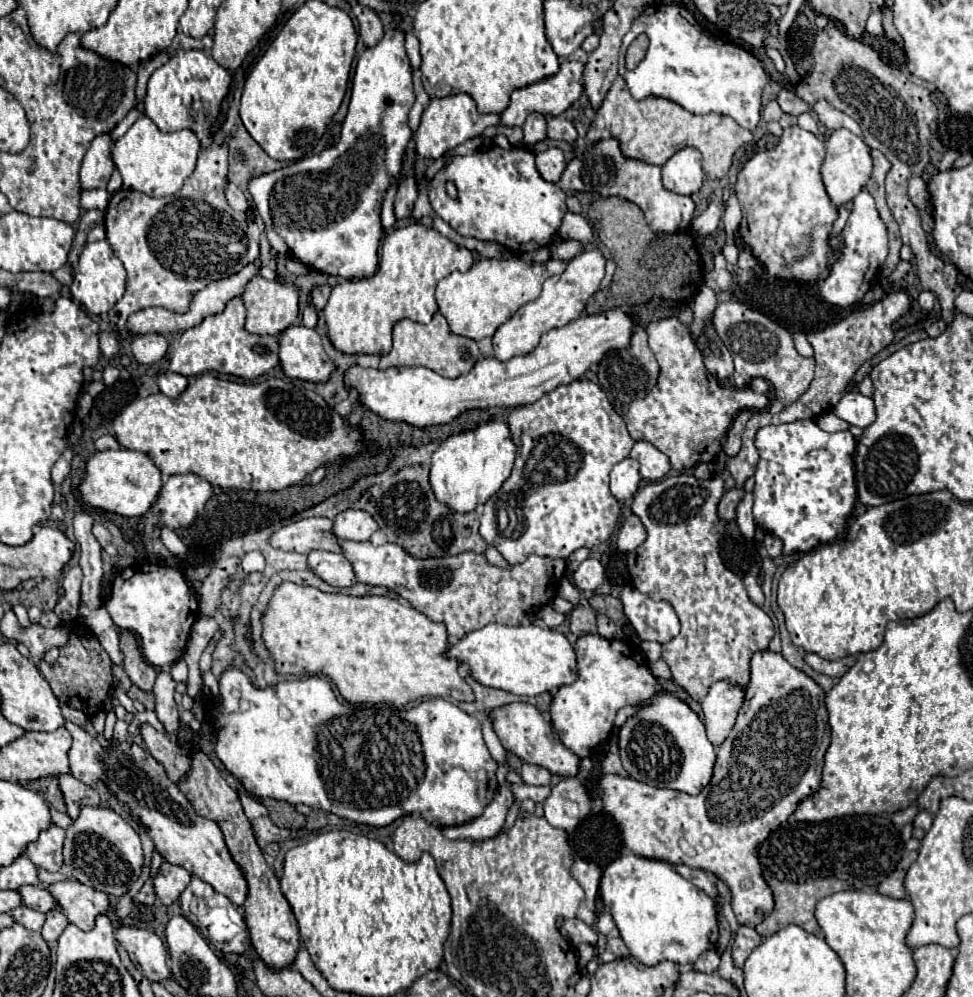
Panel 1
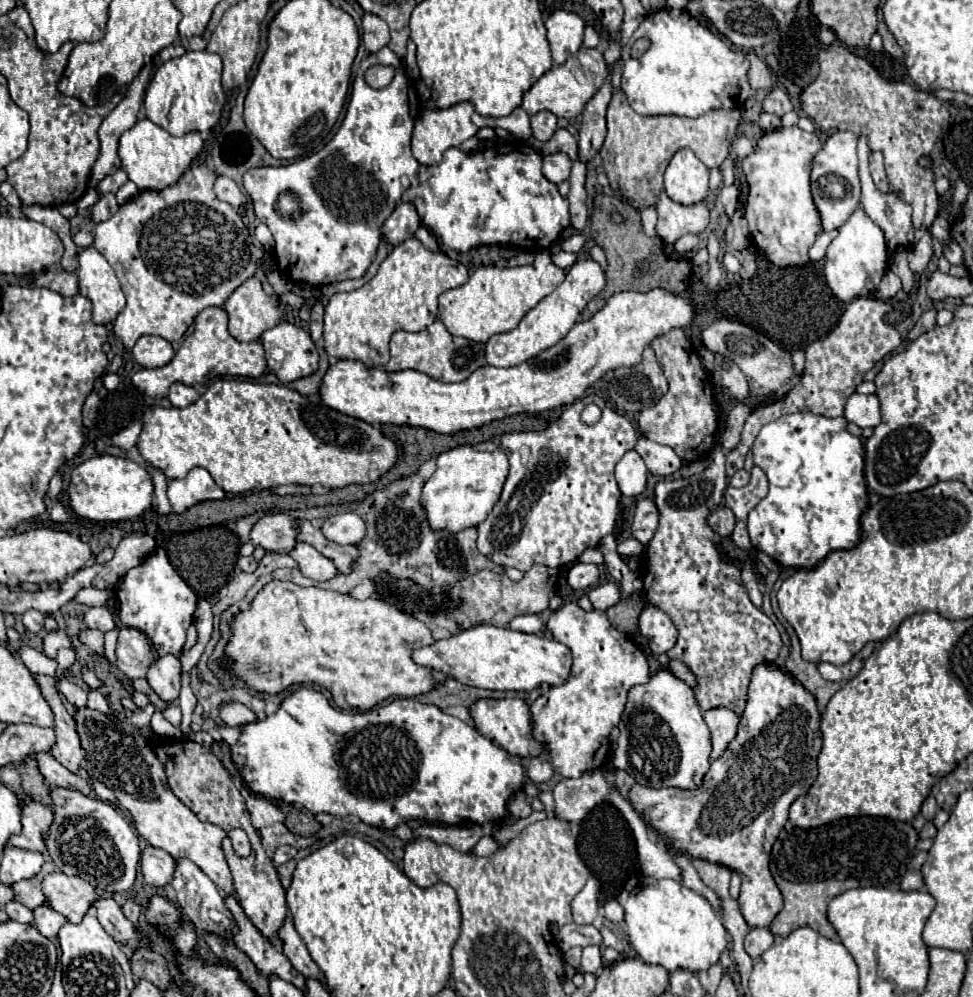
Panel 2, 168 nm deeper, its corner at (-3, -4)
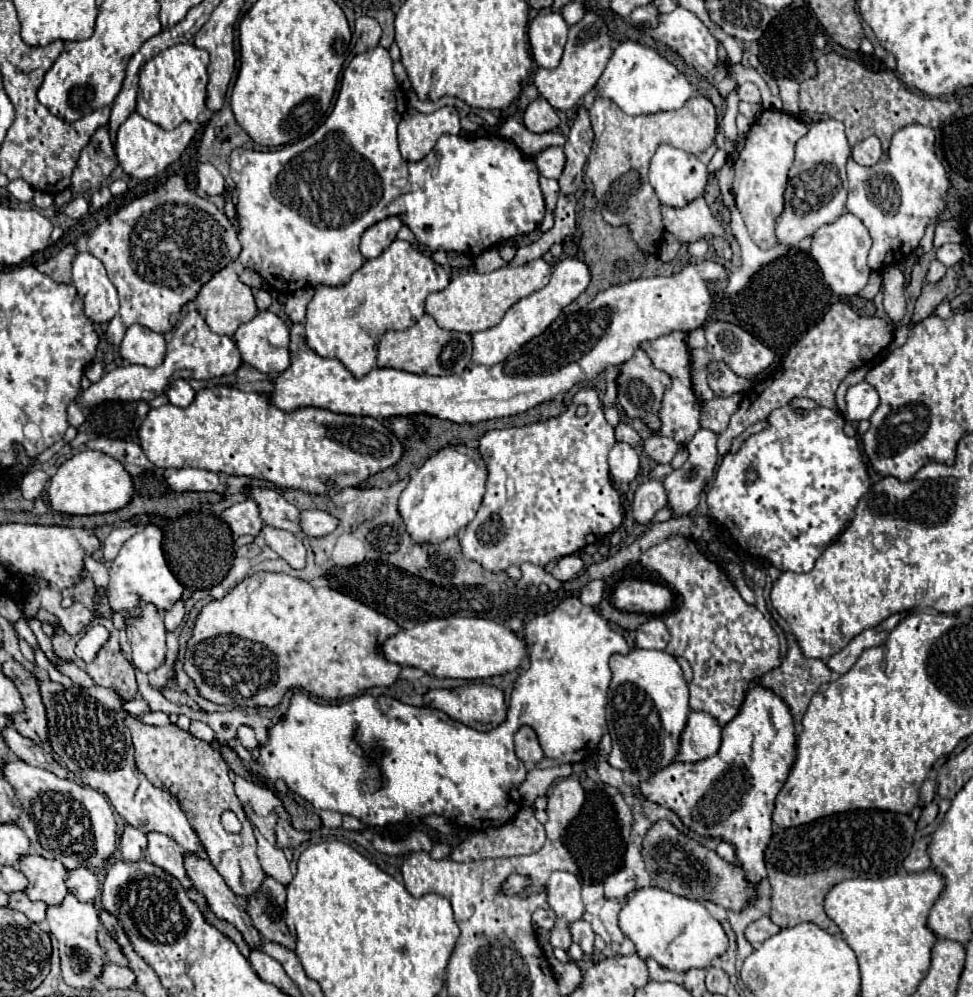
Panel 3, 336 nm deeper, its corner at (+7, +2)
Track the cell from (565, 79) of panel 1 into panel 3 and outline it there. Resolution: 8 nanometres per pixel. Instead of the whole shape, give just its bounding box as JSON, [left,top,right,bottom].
[534,10,612,110]

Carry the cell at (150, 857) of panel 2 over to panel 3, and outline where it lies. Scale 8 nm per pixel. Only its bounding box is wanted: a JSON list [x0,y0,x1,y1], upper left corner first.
[120,824,146,860]

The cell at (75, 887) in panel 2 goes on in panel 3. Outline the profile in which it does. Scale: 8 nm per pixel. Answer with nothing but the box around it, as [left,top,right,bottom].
[18,854,68,904]

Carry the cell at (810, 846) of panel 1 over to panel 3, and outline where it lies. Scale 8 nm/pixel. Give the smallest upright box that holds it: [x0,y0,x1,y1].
[766,810,916,934]

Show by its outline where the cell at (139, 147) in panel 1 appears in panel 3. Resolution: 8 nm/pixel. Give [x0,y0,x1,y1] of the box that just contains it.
[116,112,196,180]

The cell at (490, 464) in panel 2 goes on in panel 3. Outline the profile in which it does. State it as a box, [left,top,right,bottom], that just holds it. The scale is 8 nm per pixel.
[398,446,486,544]

